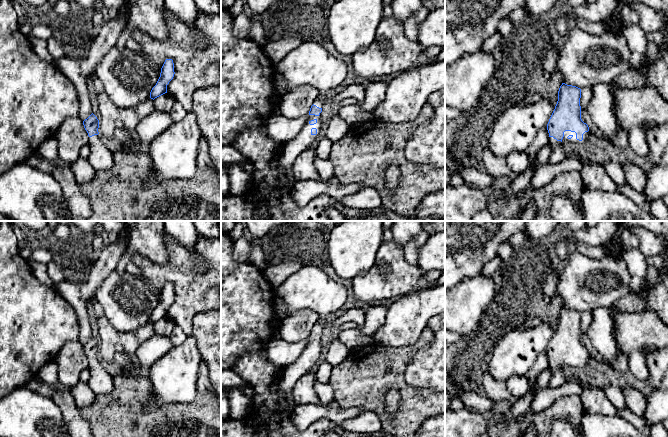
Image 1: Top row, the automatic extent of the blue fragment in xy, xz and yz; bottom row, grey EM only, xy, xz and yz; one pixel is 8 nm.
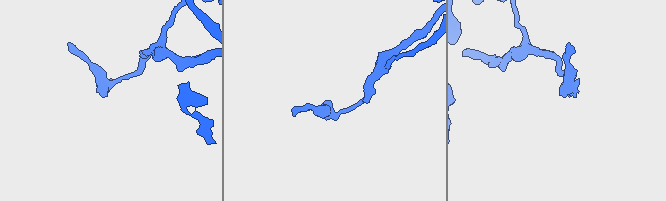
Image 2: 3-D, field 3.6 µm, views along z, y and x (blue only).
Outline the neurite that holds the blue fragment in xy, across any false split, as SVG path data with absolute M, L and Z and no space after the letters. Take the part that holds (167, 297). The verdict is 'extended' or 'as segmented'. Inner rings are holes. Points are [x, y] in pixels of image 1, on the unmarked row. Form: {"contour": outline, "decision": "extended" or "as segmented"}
{"contour": "M166 283L162 292L160 301L156 309L152 312L150 316L150 322L155 323L165 317L167 317L167 309L174 301L174 287L172 283Z", "decision": "as segmented"}

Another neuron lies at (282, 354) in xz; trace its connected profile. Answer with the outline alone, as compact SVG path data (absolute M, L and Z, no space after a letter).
M272 339L265 348L266 357L278 369L285 370L297 361L308 339L301 343Z

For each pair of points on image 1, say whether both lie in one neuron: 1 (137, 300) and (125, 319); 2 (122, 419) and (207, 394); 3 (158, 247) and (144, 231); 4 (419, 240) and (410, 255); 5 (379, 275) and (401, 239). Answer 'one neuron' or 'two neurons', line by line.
1: one neuron
2: one neuron
3: one neuron
4: one neuron
5: two neurons

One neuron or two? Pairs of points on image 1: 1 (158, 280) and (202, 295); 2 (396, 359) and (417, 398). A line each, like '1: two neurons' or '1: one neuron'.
1: one neuron
2: one neuron

